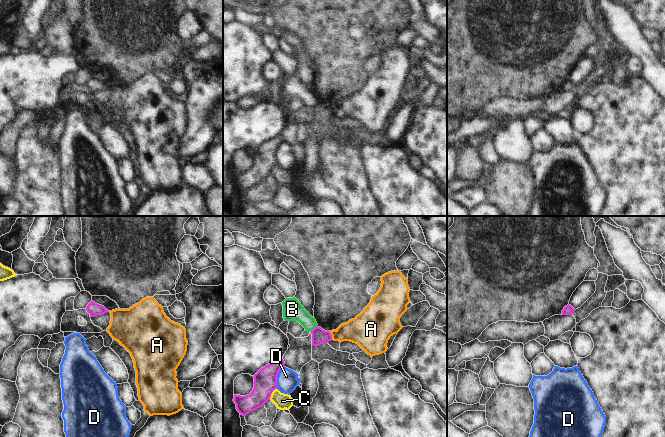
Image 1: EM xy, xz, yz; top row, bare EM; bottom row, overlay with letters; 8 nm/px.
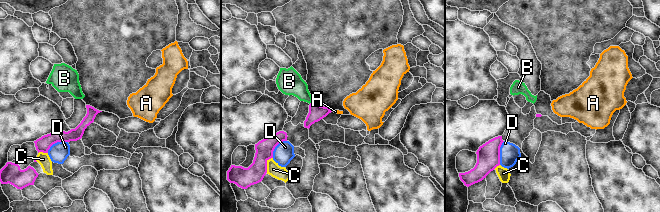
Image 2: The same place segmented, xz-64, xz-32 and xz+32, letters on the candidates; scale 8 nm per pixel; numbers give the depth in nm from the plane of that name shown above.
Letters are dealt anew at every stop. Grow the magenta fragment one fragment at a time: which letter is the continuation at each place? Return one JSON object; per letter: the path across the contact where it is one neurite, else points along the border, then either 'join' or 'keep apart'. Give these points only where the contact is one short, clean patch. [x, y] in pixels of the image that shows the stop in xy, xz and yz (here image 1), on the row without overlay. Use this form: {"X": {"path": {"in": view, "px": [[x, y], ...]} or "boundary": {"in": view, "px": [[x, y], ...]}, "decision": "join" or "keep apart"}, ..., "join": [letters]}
{"A": {"boundary": {"in": "xz", "px": [[328, 107], [332, 115]]}, "decision": "keep apart"}, "B": {"boundary": {"in": "xz", "px": [[317, 101], [310, 107]]}, "decision": "keep apart"}, "C": {"boundary": {"in": "xz", "px": [[276, 164], [269, 175]]}, "decision": "keep apart"}, "D": {"boundary": {"in": "xz", "px": [[283, 142], [278, 148], [276, 164]]}, "decision": "keep apart"}, "join": []}

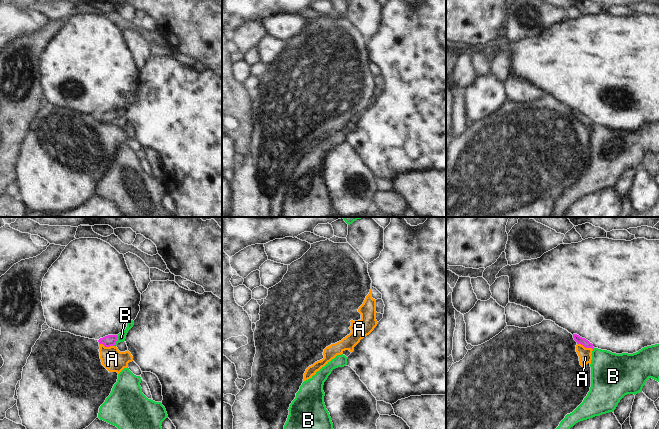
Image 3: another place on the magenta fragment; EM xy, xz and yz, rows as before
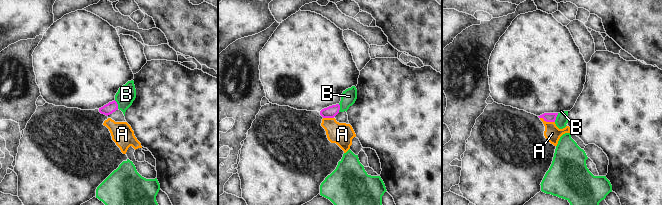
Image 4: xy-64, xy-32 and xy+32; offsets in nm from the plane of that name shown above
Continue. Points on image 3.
{"A": {"path": {"in": "yz", "px": [[577, 114], [585, 123], [585, 133]]}, "decision": "join"}, "B": {"boundary": {"in": "xy", "px": [[117, 111], [117, 116], [113, 121]]}, "decision": "keep apart"}, "join": ["A"]}

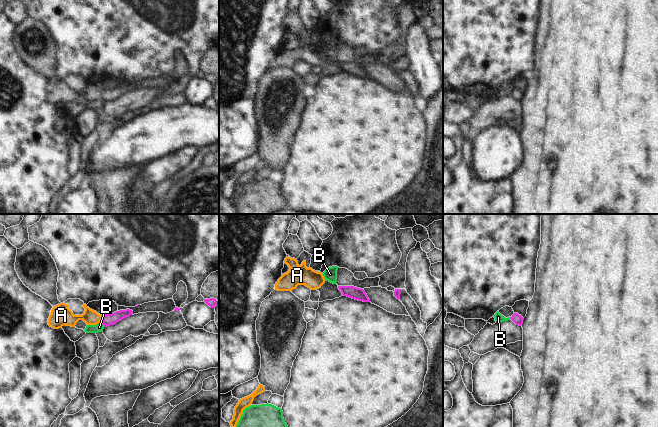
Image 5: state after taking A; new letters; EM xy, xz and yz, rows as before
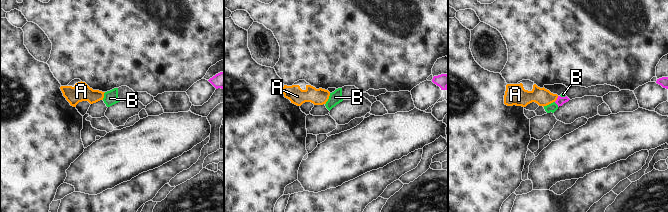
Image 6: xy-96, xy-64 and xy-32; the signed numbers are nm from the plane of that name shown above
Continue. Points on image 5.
{"A": {"path": {"in": "xy", "px": [[108, 95], [102, 95], [90, 93]]}, "decision": "join"}, "B": {"boundary": {"in": "xy", "px": [[101, 98], [105, 102]]}, "decision": "keep apart"}, "join": ["A"]}

